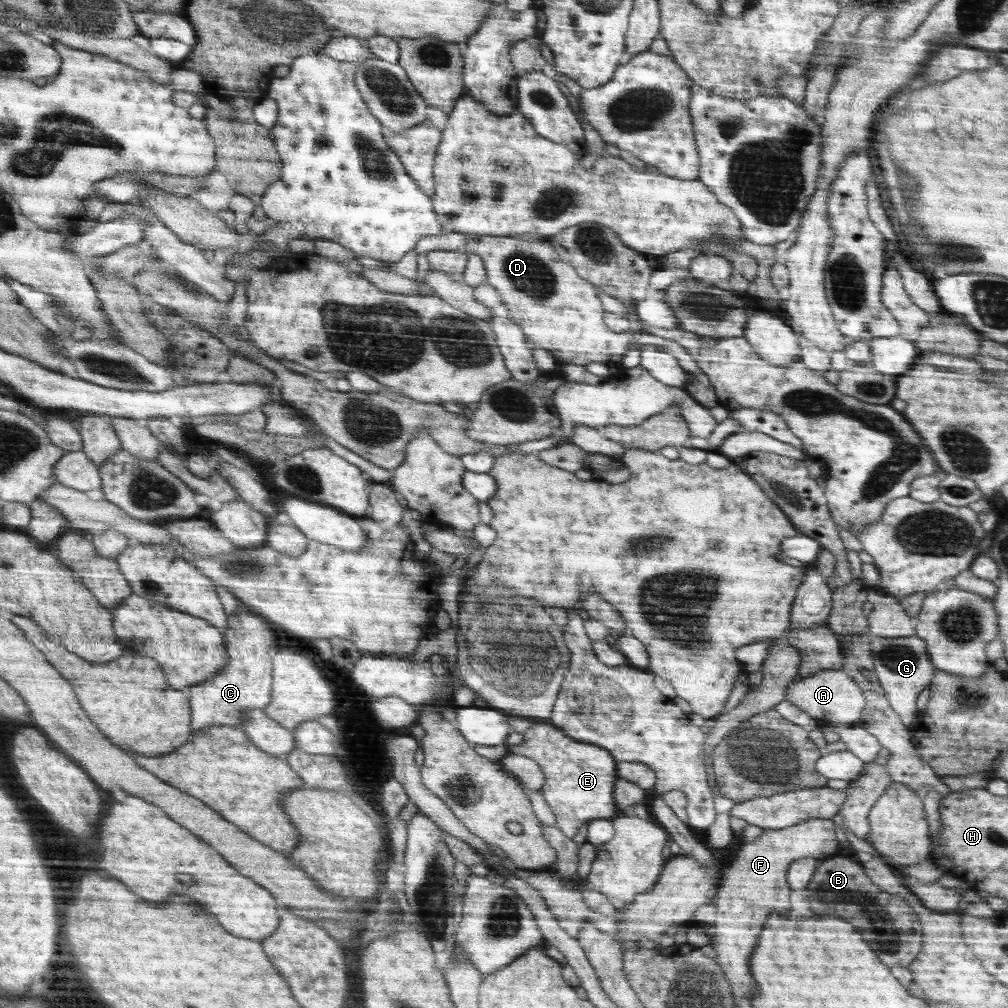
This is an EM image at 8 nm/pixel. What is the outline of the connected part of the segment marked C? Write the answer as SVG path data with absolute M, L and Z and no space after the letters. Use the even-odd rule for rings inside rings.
M240 600L239 609L230 615L230 623L225 631L229 654L228 666L215 679L188 688L193 706L194 734L217 726L241 728L243 714L248 709L263 709L270 704L270 686L274 686L274 662L270 662L270 646L274 636L268 624L252 614L252 608Z

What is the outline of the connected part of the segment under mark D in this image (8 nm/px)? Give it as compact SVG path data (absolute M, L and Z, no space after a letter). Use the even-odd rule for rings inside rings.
M481 235L478 239L470 237L464 248L469 256L477 254L482 258L487 283L499 292L501 302L508 306L509 318L519 324L530 348L538 347L554 354L558 365L602 362L620 367L632 346L638 350L644 346L656 346L672 354L678 365L690 375L690 384L683 389L692 399L704 406L718 404L706 374L698 369L696 361L680 344L641 330L611 332L602 320L604 308L591 281L581 277L576 268L560 258L553 246L546 242L530 242L516 236Z

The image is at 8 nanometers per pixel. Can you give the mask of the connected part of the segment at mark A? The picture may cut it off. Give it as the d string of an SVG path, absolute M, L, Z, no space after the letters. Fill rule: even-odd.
M842 669L818 671L789 684L785 700L795 704L818 722L822 728L828 724L853 724L862 716L866 701L862 689Z

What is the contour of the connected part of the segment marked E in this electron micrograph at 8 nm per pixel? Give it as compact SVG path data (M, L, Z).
M536 722L523 732L523 742L518 745L509 745L509 752L521 754L534 759L545 776L542 788L544 802L550 806L550 810L556 815L555 827L557 827L567 838L575 840L579 837L582 825L597 819L613 819L617 816L619 809L615 800L614 778L616 778L616 762L608 749L592 743L577 741L563 732L563 729L549 722Z

